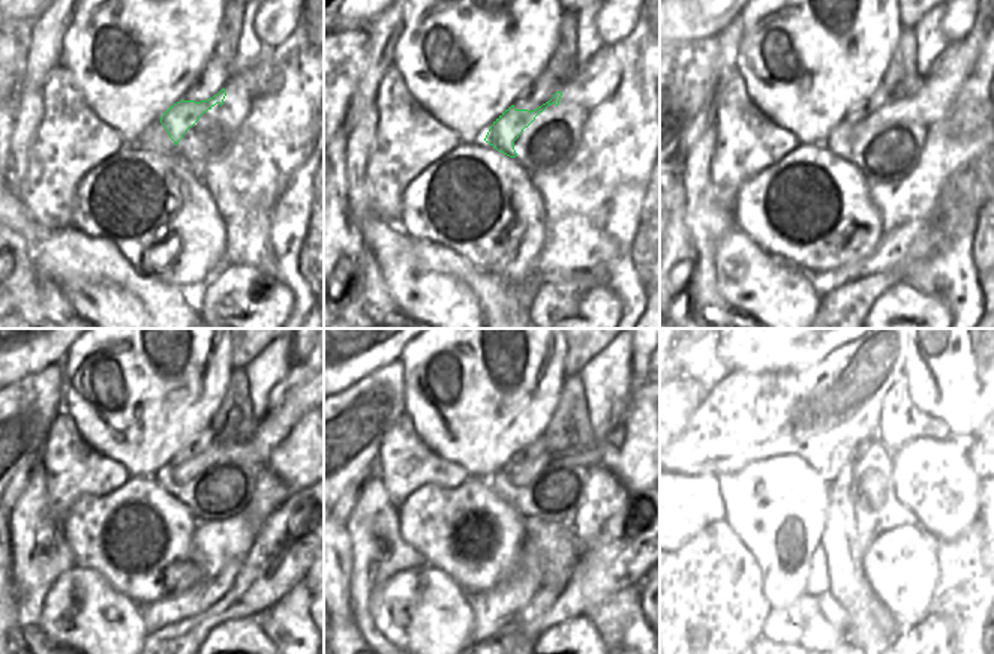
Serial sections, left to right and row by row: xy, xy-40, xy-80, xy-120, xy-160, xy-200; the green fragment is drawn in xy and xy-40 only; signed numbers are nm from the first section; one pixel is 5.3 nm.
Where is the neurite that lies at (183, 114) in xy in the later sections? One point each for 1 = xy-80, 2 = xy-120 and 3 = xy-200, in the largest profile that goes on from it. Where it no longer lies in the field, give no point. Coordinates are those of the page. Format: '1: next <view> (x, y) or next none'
1: next xy-80 (838, 140)
2: next xy-120 (165, 476)
3: next xy-200 (832, 495)

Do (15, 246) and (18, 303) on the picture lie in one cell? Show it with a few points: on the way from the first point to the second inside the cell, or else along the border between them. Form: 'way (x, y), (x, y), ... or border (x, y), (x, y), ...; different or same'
way (15, 260), (18, 290); same

